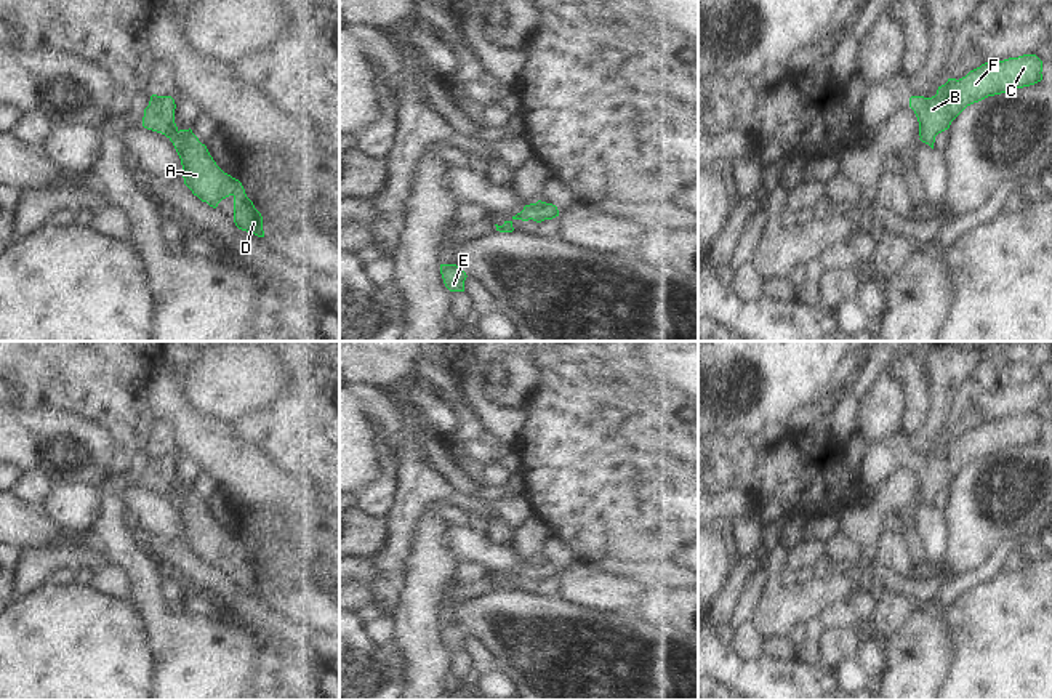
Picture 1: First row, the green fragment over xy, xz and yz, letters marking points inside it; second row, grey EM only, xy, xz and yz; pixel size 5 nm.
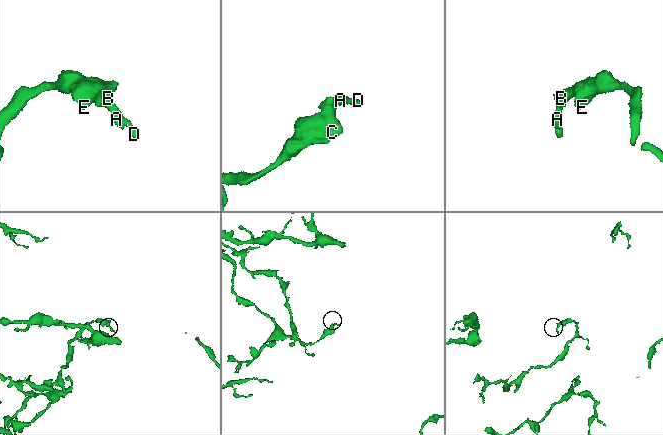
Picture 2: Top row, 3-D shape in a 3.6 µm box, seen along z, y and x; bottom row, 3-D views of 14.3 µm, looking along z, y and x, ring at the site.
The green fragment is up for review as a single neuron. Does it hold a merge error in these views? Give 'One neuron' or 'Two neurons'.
One neuron

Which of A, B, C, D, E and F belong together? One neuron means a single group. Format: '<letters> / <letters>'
A B C D E F

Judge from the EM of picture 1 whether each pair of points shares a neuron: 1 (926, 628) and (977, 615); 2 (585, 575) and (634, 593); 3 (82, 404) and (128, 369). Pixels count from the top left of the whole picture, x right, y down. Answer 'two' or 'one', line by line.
1: two
2: one
3: one

